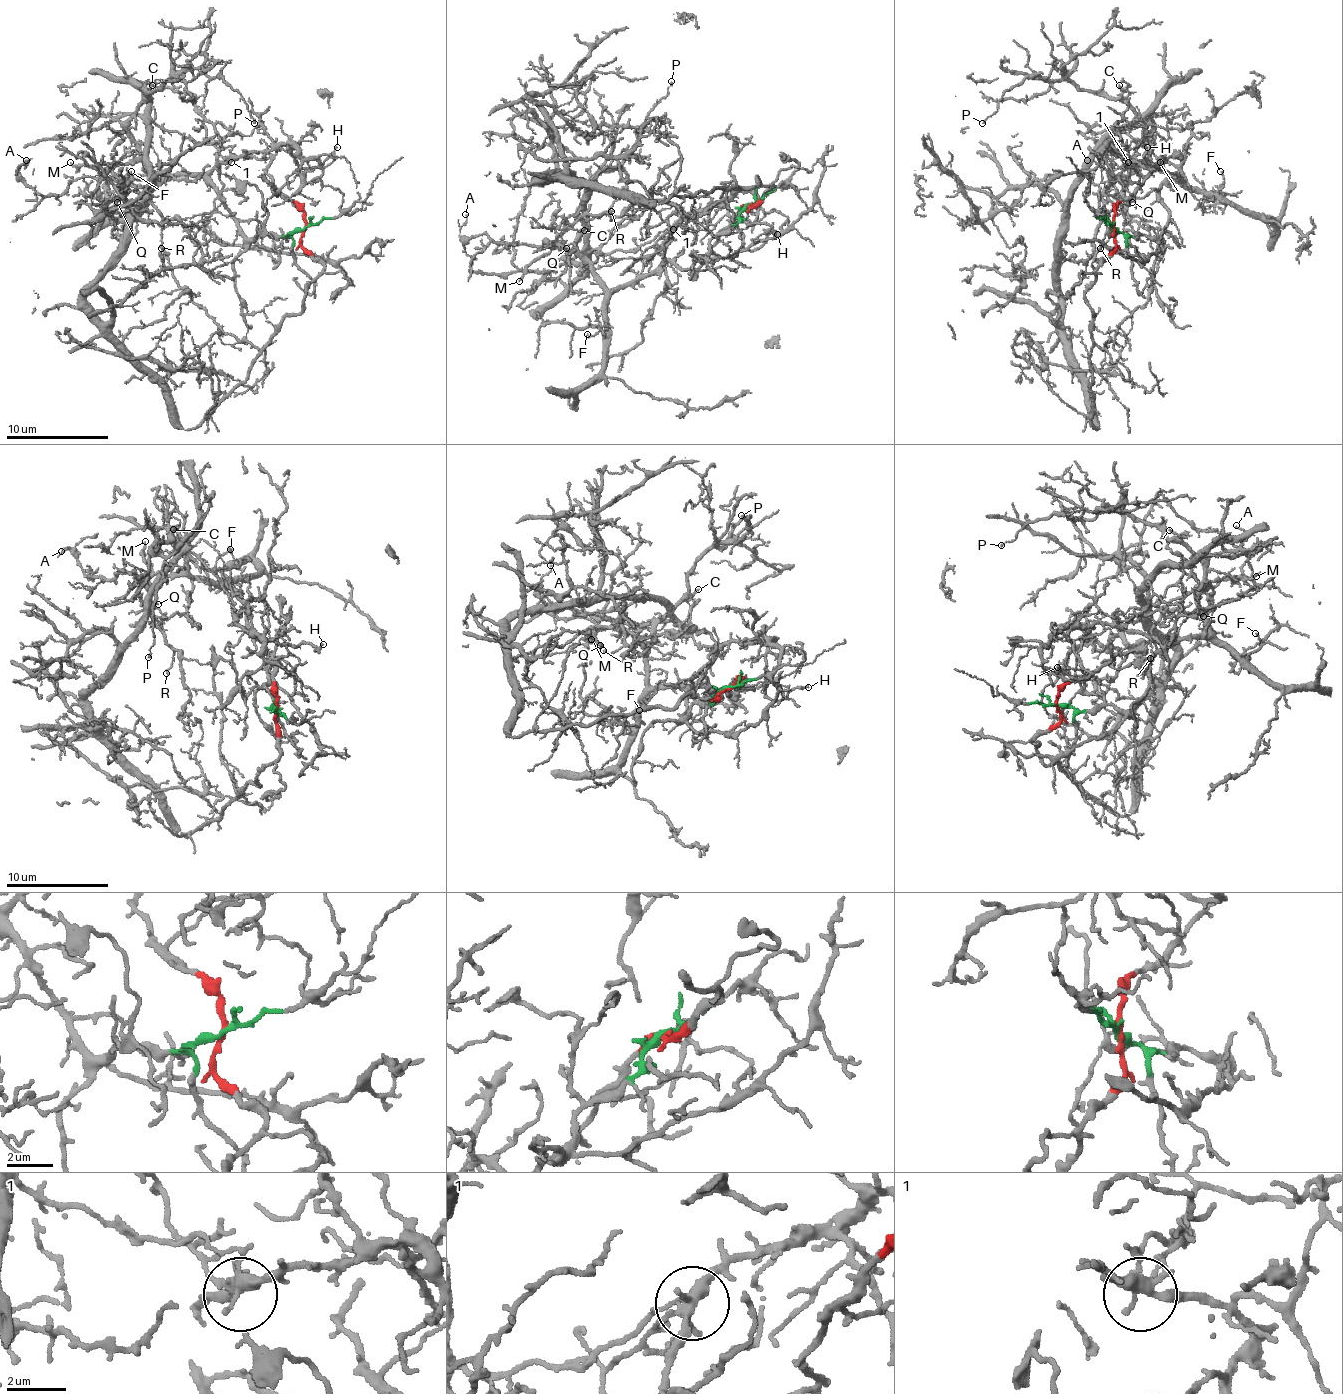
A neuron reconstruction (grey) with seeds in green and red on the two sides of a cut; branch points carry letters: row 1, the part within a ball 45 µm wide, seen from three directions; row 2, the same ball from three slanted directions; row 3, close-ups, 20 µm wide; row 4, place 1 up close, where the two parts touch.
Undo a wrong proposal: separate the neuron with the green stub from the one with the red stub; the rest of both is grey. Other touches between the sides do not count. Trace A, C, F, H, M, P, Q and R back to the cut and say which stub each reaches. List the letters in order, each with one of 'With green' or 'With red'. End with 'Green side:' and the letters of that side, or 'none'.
A: With green
C: With green
F: With green
H: With green
M: With green
P: With green
Q: With green
R: With green
Green side: A, C, F, H, M, P, Q, R

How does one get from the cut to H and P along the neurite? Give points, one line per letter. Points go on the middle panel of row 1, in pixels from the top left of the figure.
H: (752, 204), (688, 268), (657, 268), (670, 232), (687, 214), (724, 206), (747, 250), (777, 234)
P: (752, 204), (688, 268), (664, 262), (609, 291), (569, 257), (582, 193), (623, 163), (670, 81)

